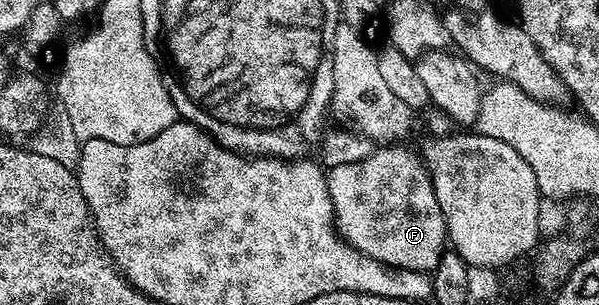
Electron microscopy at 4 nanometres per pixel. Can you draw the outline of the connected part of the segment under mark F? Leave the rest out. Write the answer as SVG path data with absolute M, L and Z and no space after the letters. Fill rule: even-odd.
M377 147L361 162L345 163L328 170L329 195L333 204L333 224L338 233L363 255L390 265L395 269L410 269L429 273L436 269L439 259L446 252L447 238L443 211L435 199L429 173L416 156L403 147Z

